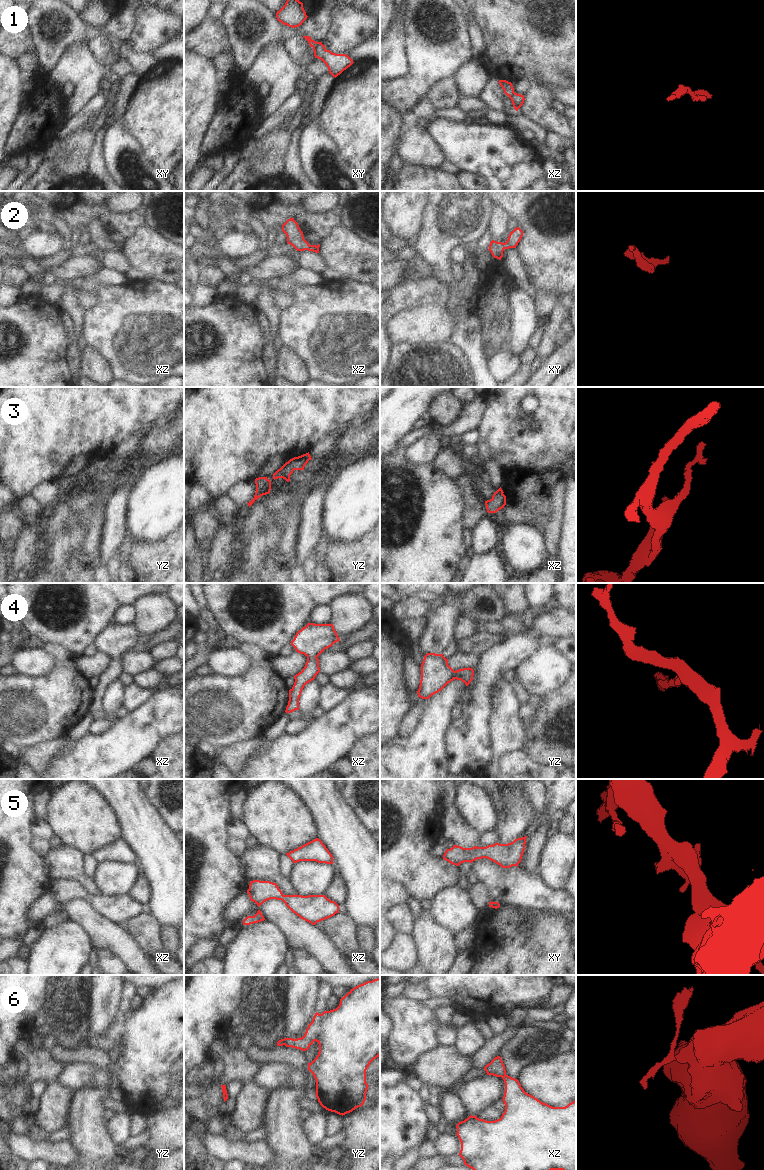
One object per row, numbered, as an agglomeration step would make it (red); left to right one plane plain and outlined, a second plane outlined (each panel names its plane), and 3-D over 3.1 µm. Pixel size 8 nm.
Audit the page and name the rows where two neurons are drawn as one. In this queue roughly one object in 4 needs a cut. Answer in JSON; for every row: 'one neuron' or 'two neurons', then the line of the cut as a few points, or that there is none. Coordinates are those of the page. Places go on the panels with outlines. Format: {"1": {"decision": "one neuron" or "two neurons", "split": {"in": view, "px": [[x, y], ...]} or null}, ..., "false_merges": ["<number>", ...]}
{"1": {"decision": "two neurons", "split": {"in": "xz", "px": [[514, 92], [508, 95]]}}, "2": {"decision": "one neuron", "split": null}, "3": {"decision": "one neuron", "split": null}, "4": {"decision": "one neuron", "split": null}, "5": {"decision": "one neuron", "split": null}, "6": {"decision": "two neurons", "split": {"in": "xz", "px": [[506, 1075], [502, 1077]]}}, "false_merges": ["1", "6"]}

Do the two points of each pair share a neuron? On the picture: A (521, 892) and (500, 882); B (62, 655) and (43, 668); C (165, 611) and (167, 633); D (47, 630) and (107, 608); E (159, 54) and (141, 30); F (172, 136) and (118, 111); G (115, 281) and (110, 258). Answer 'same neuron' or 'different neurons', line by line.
A: same neuron
B: different neurons
C: different neurons
D: same neuron
E: different neurons
F: different neurons
G: different neurons

